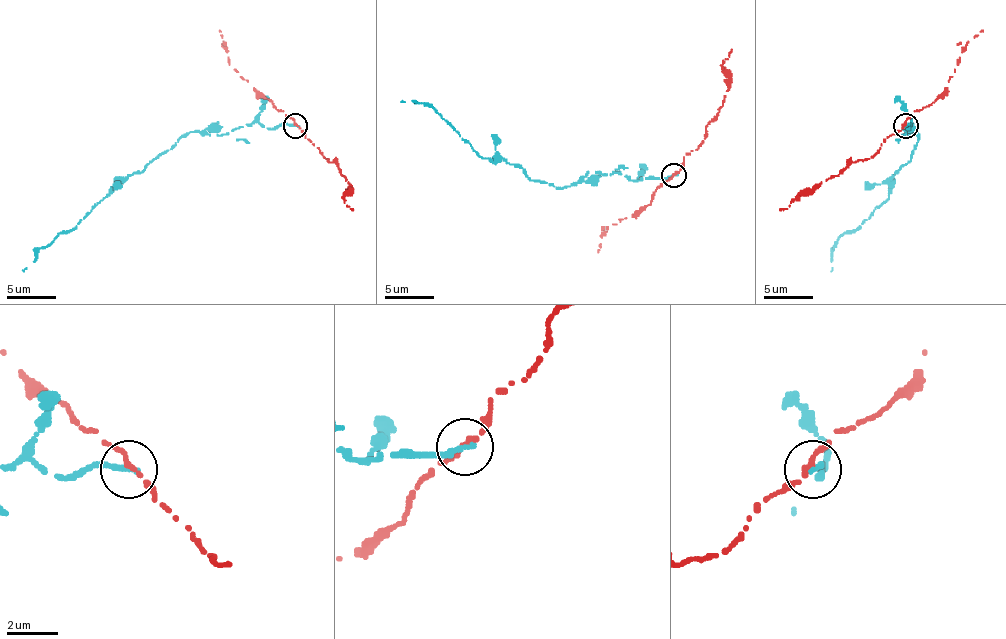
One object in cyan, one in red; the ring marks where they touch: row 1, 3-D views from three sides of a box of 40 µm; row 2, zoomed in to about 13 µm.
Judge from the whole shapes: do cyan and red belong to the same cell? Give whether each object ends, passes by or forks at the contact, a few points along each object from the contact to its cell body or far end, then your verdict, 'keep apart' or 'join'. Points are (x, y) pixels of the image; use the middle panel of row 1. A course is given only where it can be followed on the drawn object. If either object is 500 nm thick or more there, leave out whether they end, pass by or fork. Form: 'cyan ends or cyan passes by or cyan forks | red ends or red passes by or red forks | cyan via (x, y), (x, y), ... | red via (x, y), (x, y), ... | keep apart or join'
cyan ends | red passes by | cyan via (674, 174), (630, 179), (613, 172), (564, 187), (535, 182), (520, 167), (481, 157), (430, 106), (400, 101) | red via (674, 174), (684, 157), (701, 143), (723, 103), (728, 74), (723, 62), (731, 50) | keep apart

